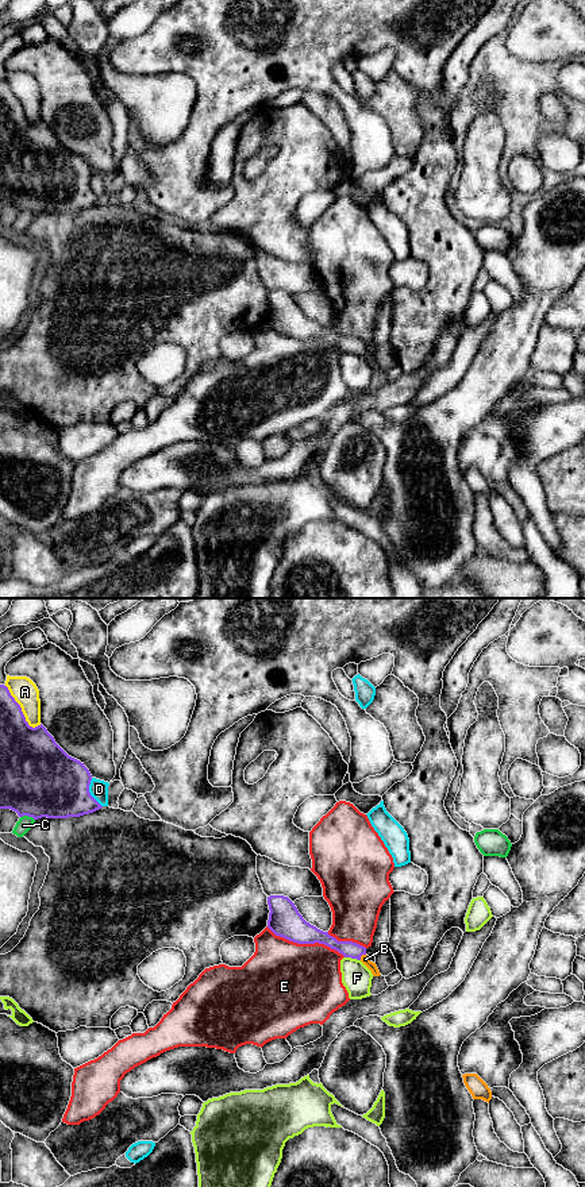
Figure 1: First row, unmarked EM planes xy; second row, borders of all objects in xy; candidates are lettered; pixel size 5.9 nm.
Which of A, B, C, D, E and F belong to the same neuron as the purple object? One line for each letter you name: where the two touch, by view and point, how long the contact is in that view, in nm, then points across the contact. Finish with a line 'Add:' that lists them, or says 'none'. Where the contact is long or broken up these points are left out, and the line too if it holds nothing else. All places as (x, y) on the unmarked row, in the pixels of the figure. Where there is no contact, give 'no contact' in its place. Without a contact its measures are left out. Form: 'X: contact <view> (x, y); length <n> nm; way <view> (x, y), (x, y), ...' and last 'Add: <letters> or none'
B: contact xy (361, 350); length 50 nm; way xy (351, 345), (361, 350), (365, 354)
Add: B

